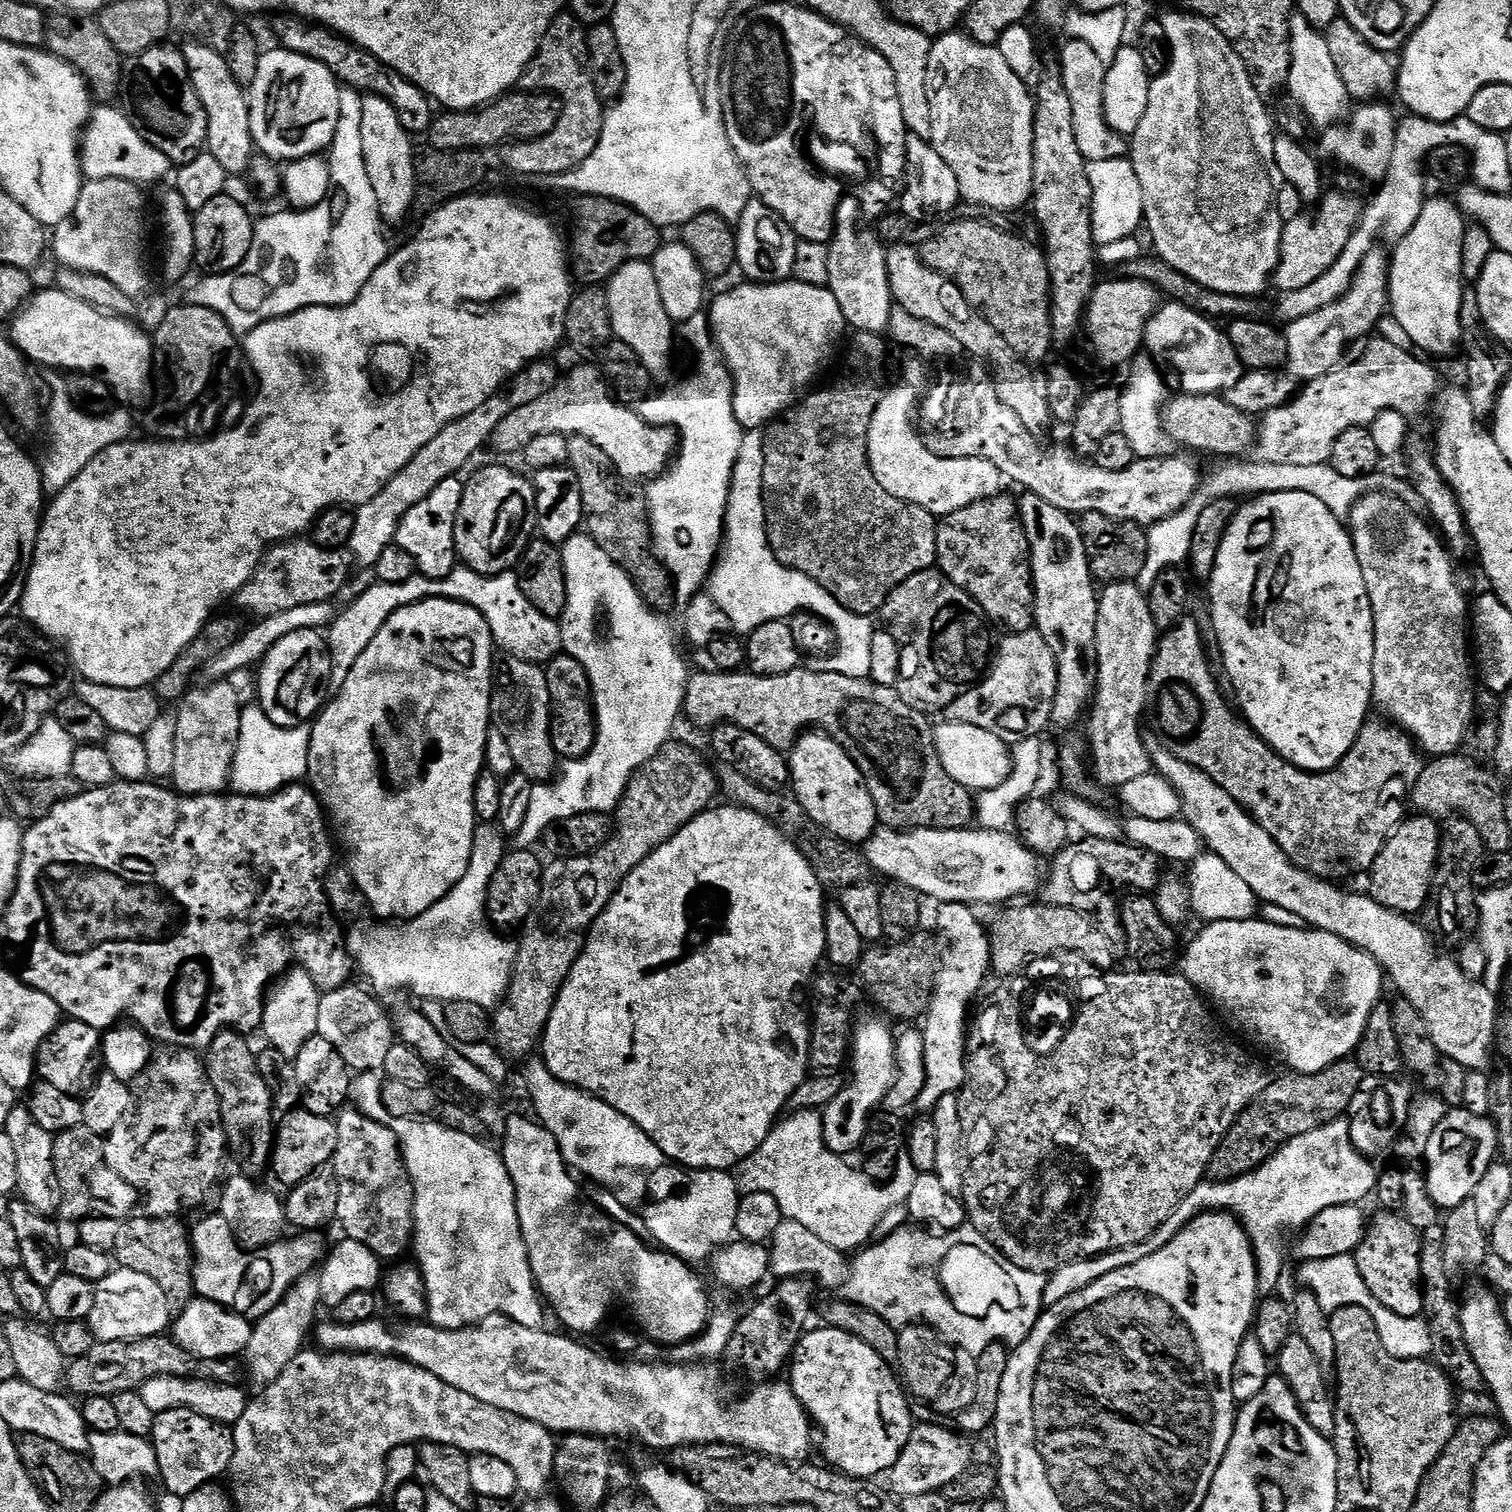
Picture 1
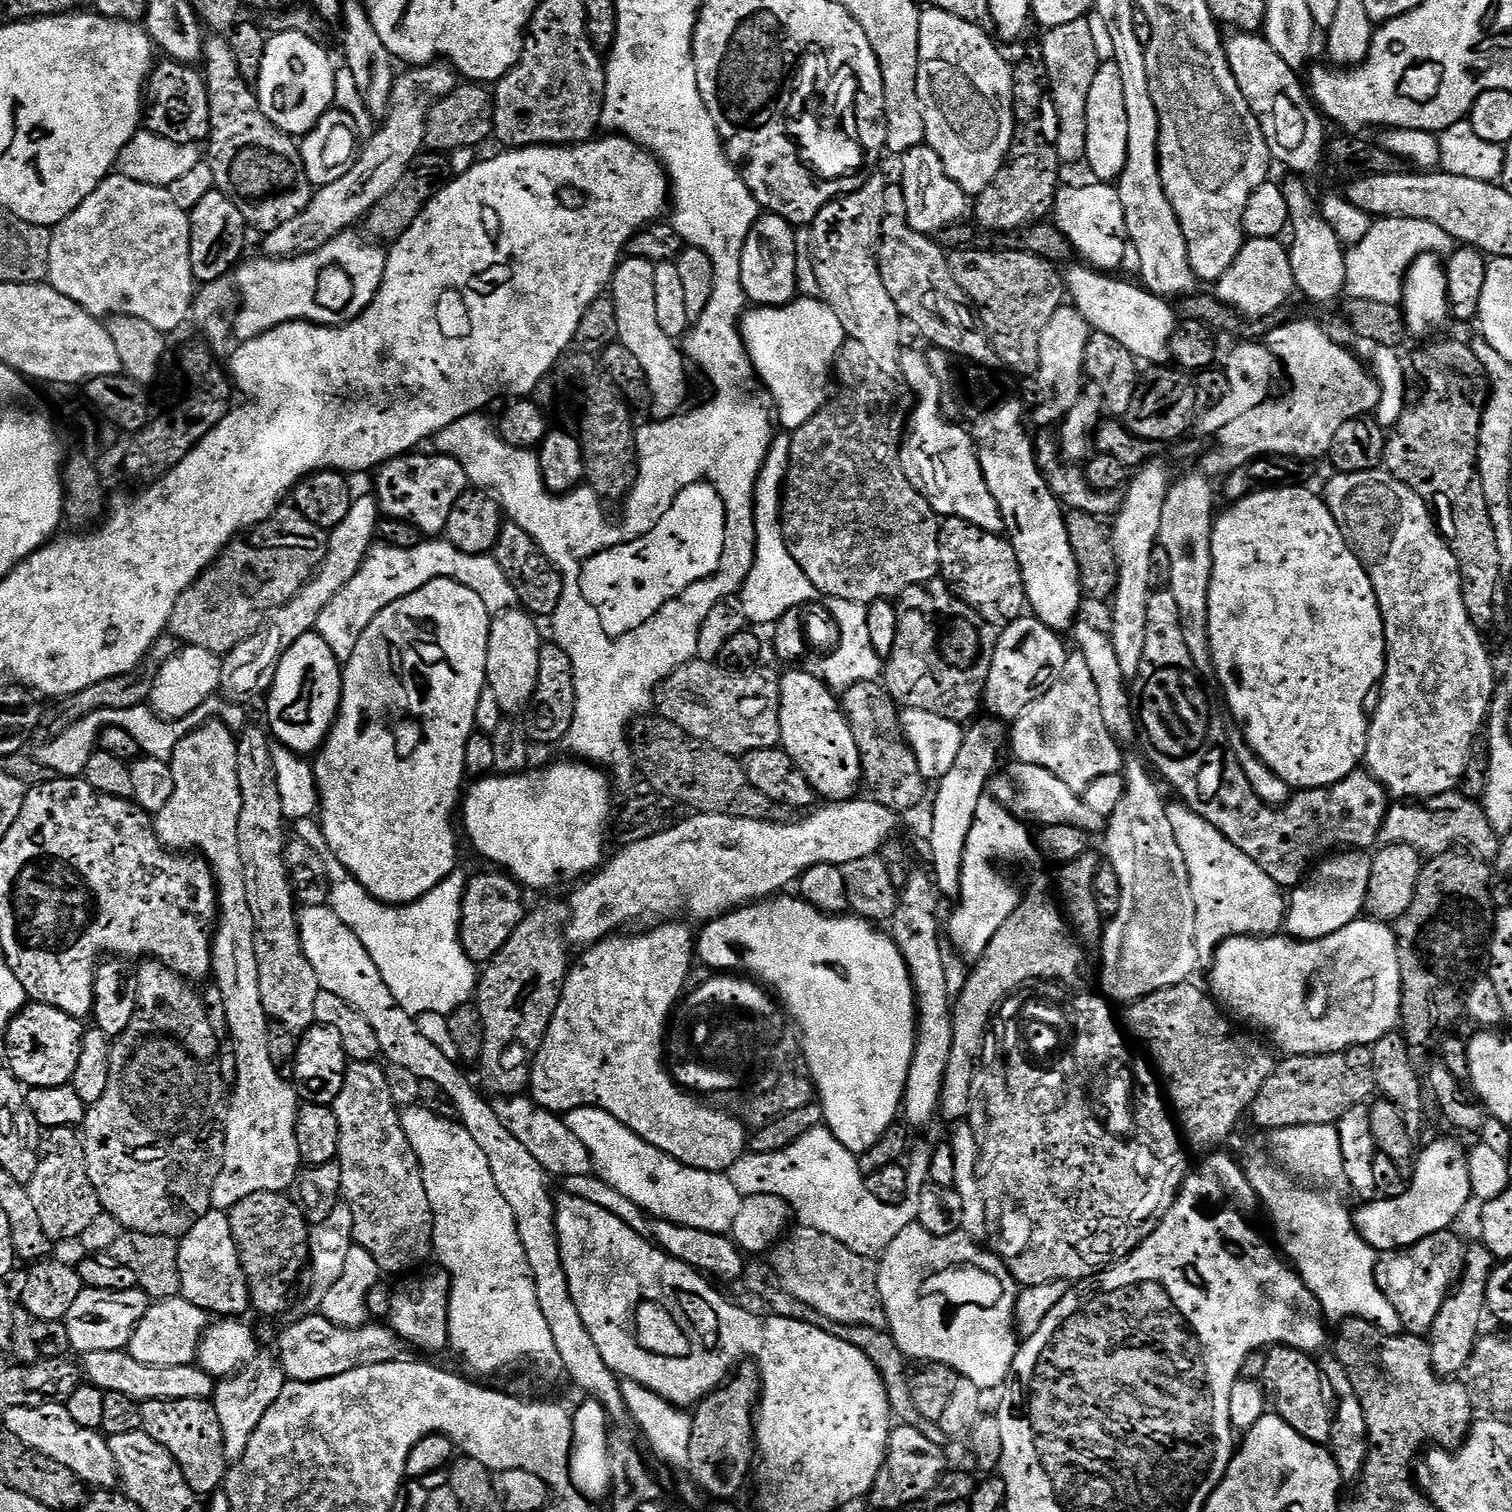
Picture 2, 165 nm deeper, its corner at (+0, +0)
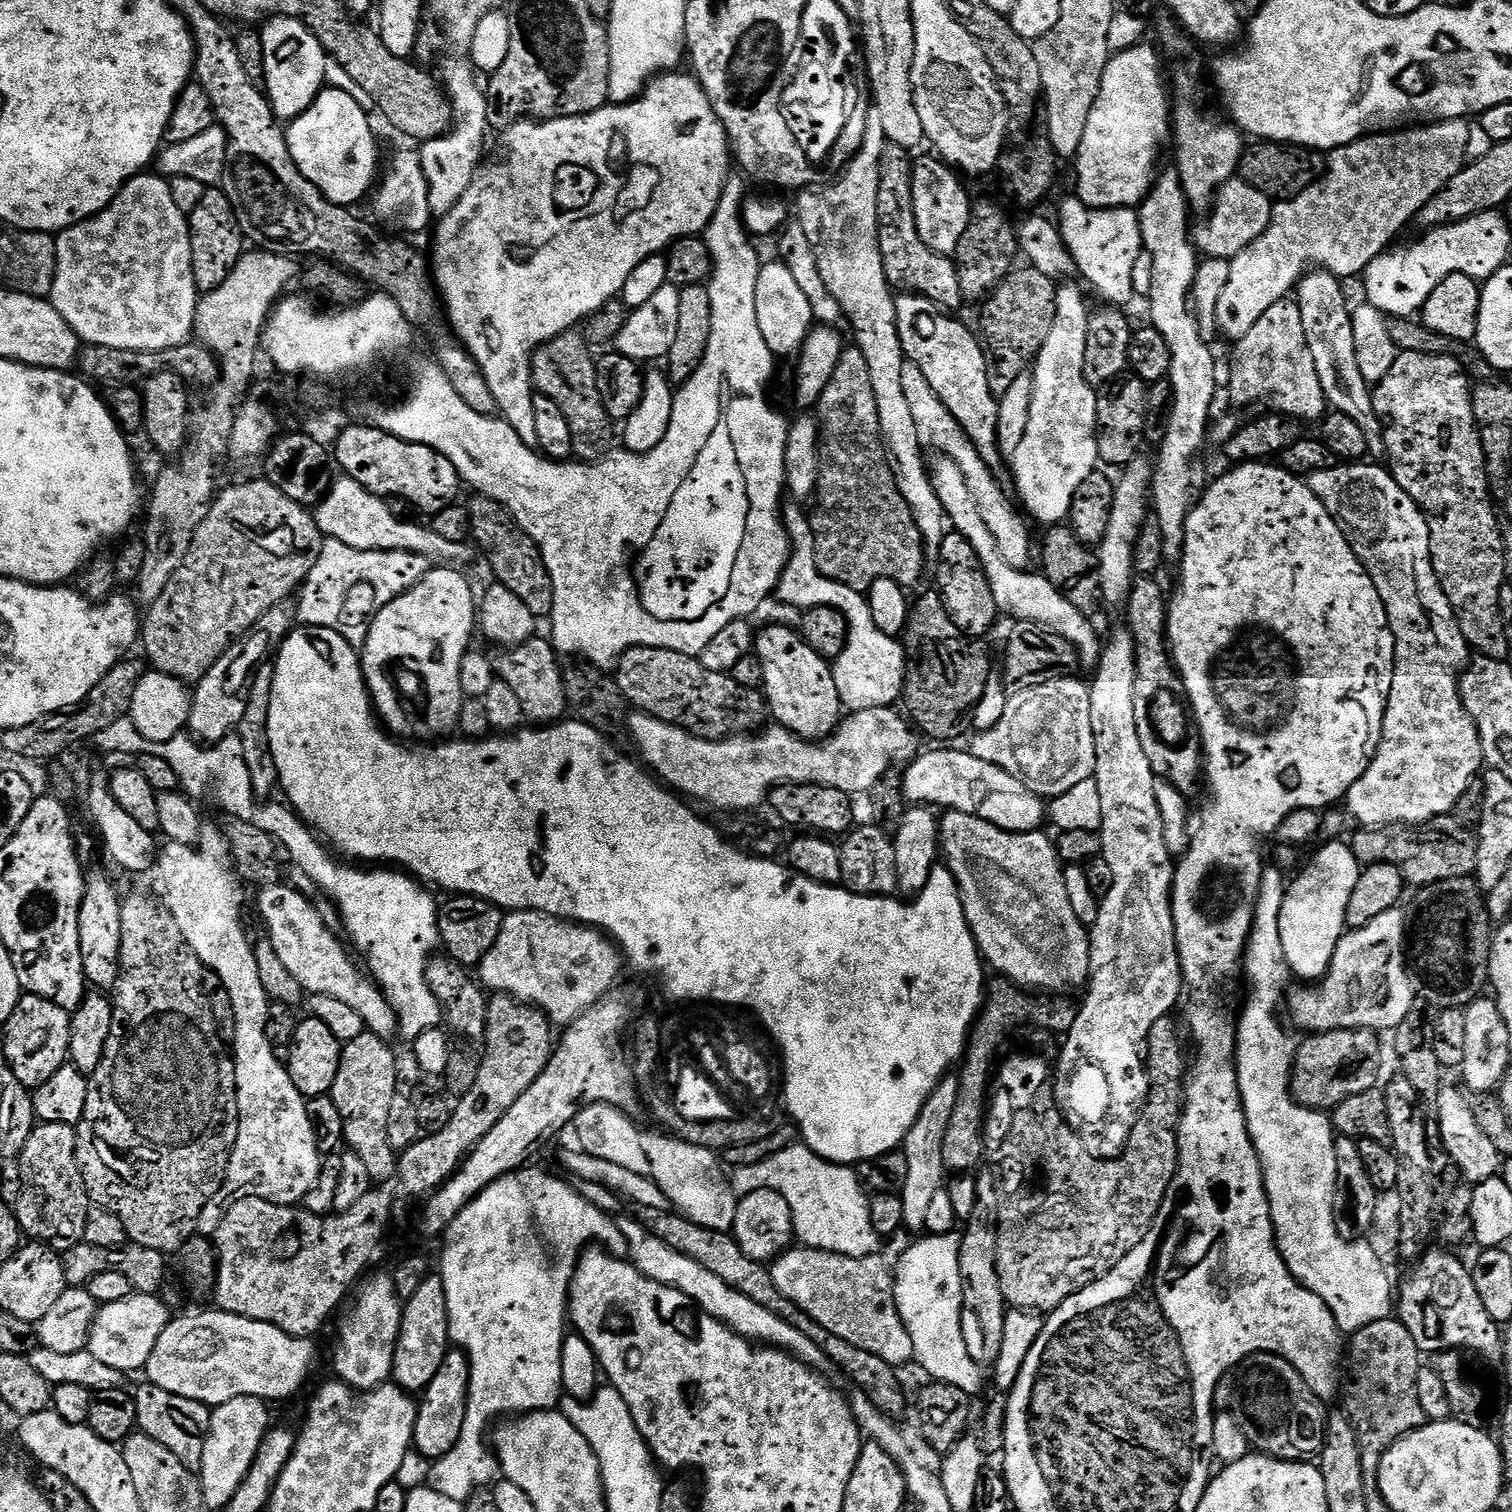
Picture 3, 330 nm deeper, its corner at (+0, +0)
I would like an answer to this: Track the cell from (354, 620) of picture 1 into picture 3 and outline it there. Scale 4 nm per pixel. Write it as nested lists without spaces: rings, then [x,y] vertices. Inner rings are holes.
[[[325,539],[322,550],[318,554],[318,562],[310,570],[310,574],[298,589],[300,601],[294,607],[294,616],[301,625],[310,628],[329,628],[342,638],[351,648],[363,649],[368,637],[368,623],[377,616],[394,598],[398,598],[406,590],[410,590],[430,570],[427,556],[414,552],[372,552],[346,546],[346,542]]]

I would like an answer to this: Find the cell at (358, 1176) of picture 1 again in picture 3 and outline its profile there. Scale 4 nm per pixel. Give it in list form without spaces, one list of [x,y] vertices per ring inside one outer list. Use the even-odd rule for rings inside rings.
[[[367,1030],[347,1041],[341,1049],[338,1075],[329,1092],[343,1120],[345,1145],[358,1154],[369,1179],[376,1182],[384,1181],[395,1172],[398,1157],[387,1137],[390,1103],[399,1089],[398,1062],[391,1048],[387,1041]]]

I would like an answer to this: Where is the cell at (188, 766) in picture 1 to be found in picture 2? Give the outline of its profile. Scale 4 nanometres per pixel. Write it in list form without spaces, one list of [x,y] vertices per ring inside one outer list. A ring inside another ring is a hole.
[[[213,718],[208,721],[207,724],[201,726],[201,728],[195,728],[195,730],[190,733],[186,738],[182,738],[182,742],[178,742],[178,746],[174,750],[174,754],[171,758],[172,773],[174,774],[174,798],[170,798],[170,802],[166,804],[166,810],[155,813],[154,816],[154,827],[156,829],[156,836],[159,837],[161,844],[169,850],[195,850],[197,853],[202,854],[203,859],[207,860],[209,864],[212,865],[212,871],[216,878],[216,883],[218,885],[218,923],[214,929],[214,935],[212,938],[212,976],[214,977],[215,987],[219,988],[222,998],[224,999],[224,1005],[226,1006],[226,1020],[232,1031],[231,1043],[236,1044],[236,1088],[234,1084],[234,1091],[230,1096],[230,1111],[228,1113],[228,1123],[226,1125],[226,1154],[224,1155],[224,1165],[222,1166],[222,1174],[218,1174],[218,1182],[214,1182],[214,1190],[212,1191],[212,1206],[217,1212],[228,1212],[234,1205],[238,1202],[242,1202],[242,1198],[250,1198],[250,1194],[262,1194],[263,1192],[282,1192],[287,1193],[289,1189],[295,1185],[297,1176],[300,1175],[302,1171],[302,1161],[300,1159],[300,1151],[298,1150],[298,1134],[296,1133],[296,1113],[298,1111],[298,1097],[296,1095],[296,1089],[291,1083],[288,1084],[283,1080],[281,1073],[274,1066],[274,1062],[270,1062],[270,1046],[268,1045],[268,1025],[270,1023],[266,1010],[262,1006],[262,990],[260,989],[260,979],[258,978],[258,954],[256,953],[256,927],[254,926],[254,914],[250,914],[250,902],[246,902],[246,878],[244,877],[244,871],[242,870],[242,854],[240,853],[240,847],[238,846],[238,820],[242,814],[242,790],[240,789],[240,783],[238,782],[238,746],[236,745],[238,736],[235,731],[231,728],[227,728],[226,725],[222,723],[218,718]]]

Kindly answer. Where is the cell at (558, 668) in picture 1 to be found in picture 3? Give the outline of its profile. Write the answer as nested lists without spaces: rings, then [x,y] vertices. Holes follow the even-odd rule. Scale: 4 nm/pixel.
[[[533,638],[509,647],[498,656],[499,679],[514,690],[522,706],[525,721],[536,726],[551,726],[565,719],[569,711],[566,690],[564,689],[564,669],[561,657],[553,646],[551,639]]]

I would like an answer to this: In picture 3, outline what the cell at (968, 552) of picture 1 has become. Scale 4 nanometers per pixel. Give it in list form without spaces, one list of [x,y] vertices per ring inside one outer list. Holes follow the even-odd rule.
[[[955,530],[949,531],[940,547],[938,563],[940,565],[936,568],[937,585],[935,584],[935,587],[940,593],[954,626],[958,626],[958,630],[965,636],[987,637],[987,632],[996,624],[998,613],[992,587],[983,566],[980,565],[978,554],[974,552],[974,546],[970,546],[970,542],[962,538],[962,534],[958,534]]]

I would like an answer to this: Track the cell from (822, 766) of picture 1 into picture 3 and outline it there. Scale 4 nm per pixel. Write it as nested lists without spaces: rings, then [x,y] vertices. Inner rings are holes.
[[[772,624],[755,633],[754,651],[762,662],[762,691],[768,701],[771,719],[804,740],[823,740],[831,736],[842,719],[832,664],[814,654],[795,627],[783,628],[780,624]]]

